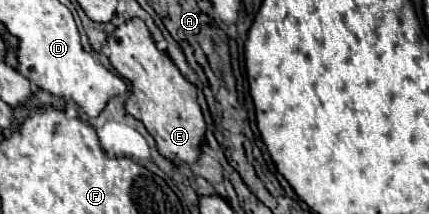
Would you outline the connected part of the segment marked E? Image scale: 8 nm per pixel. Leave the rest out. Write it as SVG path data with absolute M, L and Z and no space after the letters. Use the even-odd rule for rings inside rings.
M131 19L117 27L107 37L105 53L117 73L131 83L131 97L125 109L153 135L159 153L179 165L193 165L201 155L207 123L197 101L197 87L187 81L175 63L157 49L147 25L141 19Z

